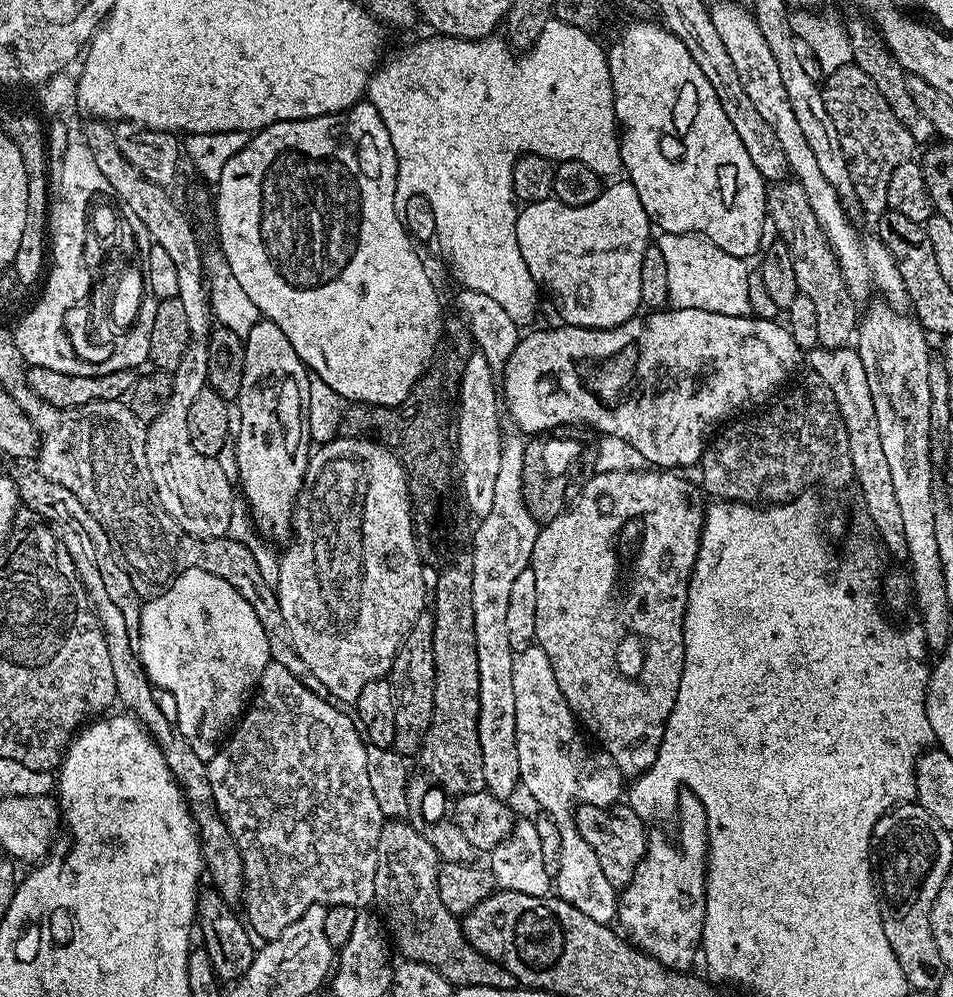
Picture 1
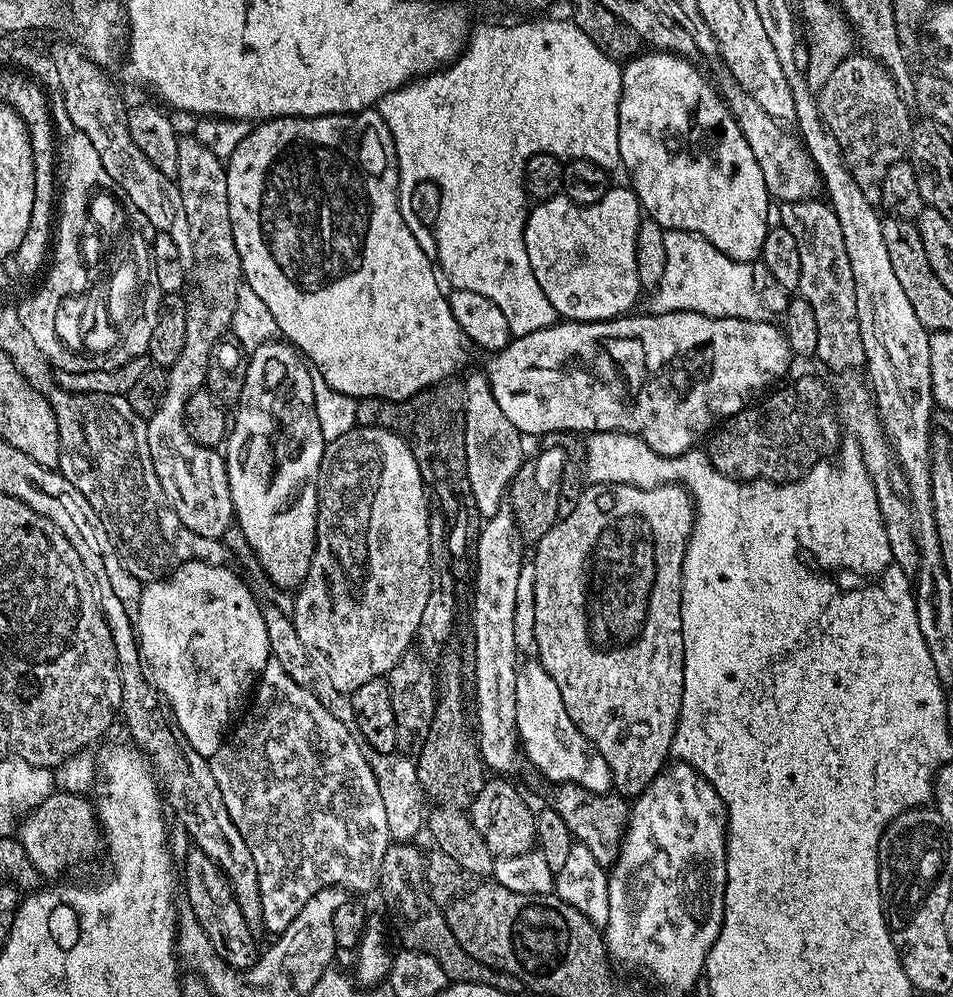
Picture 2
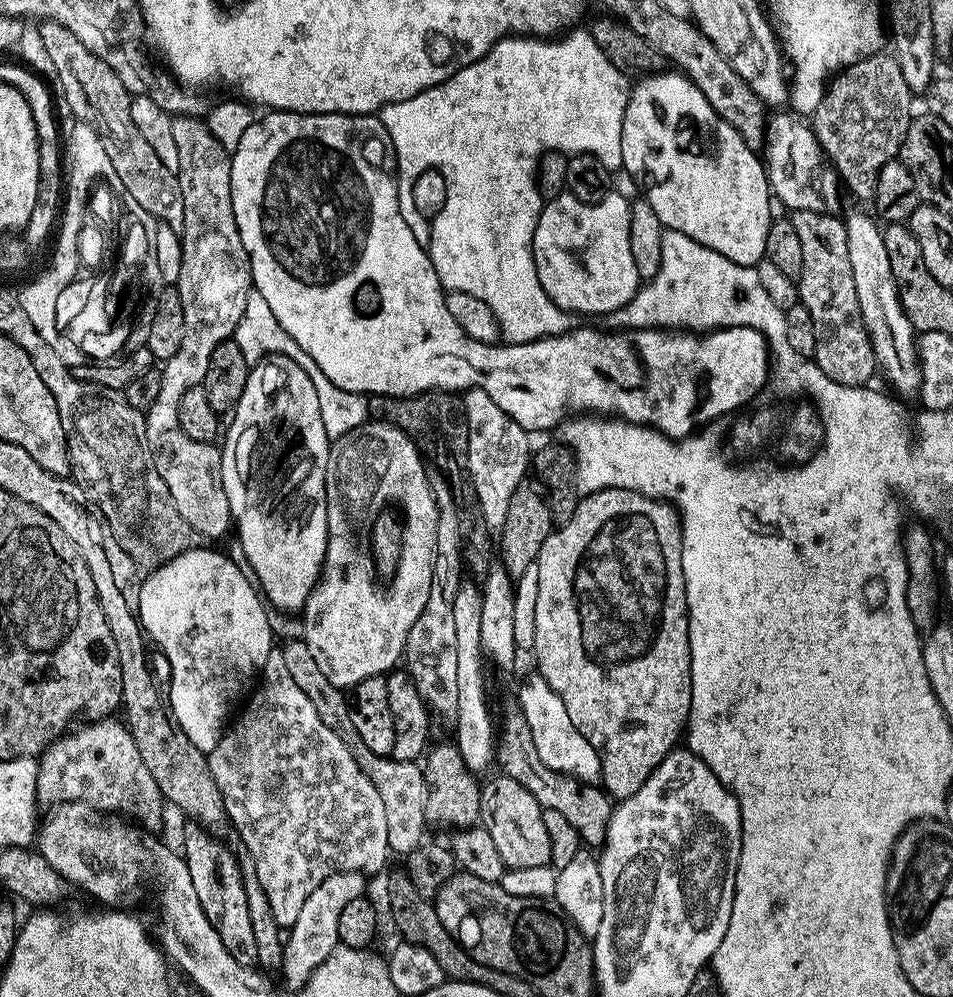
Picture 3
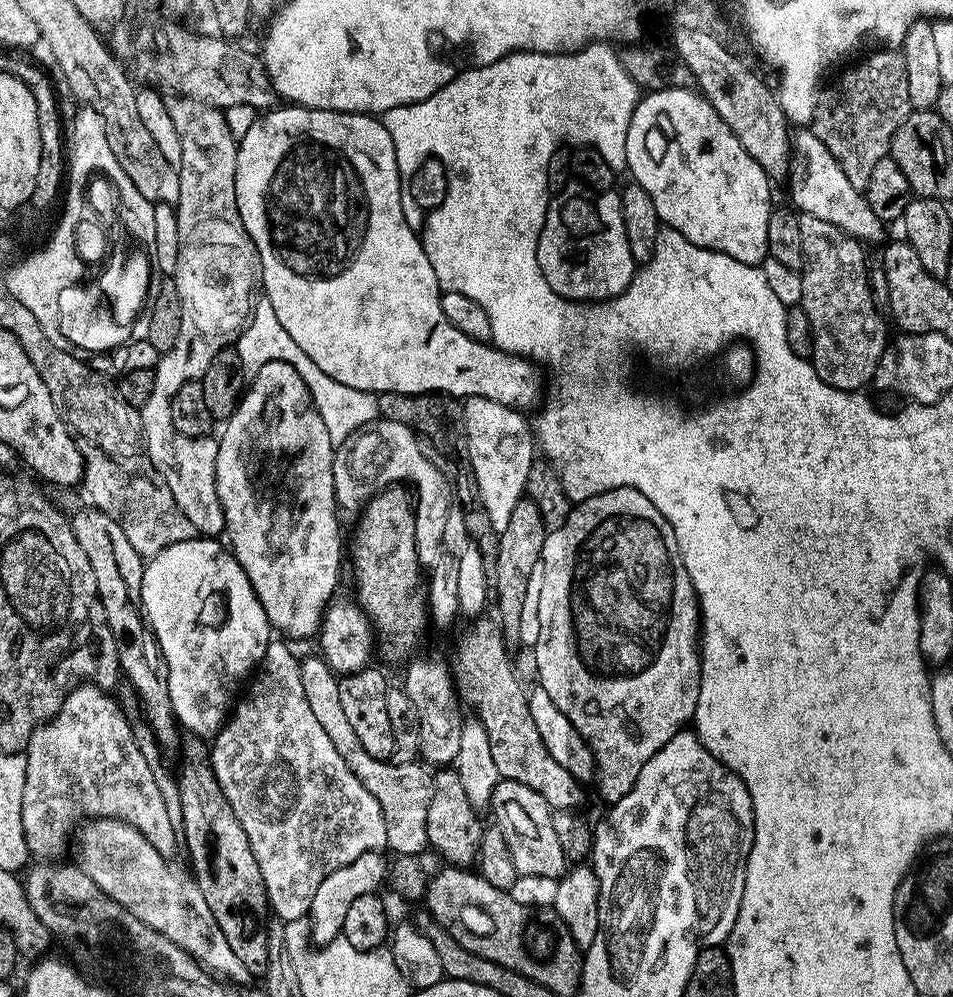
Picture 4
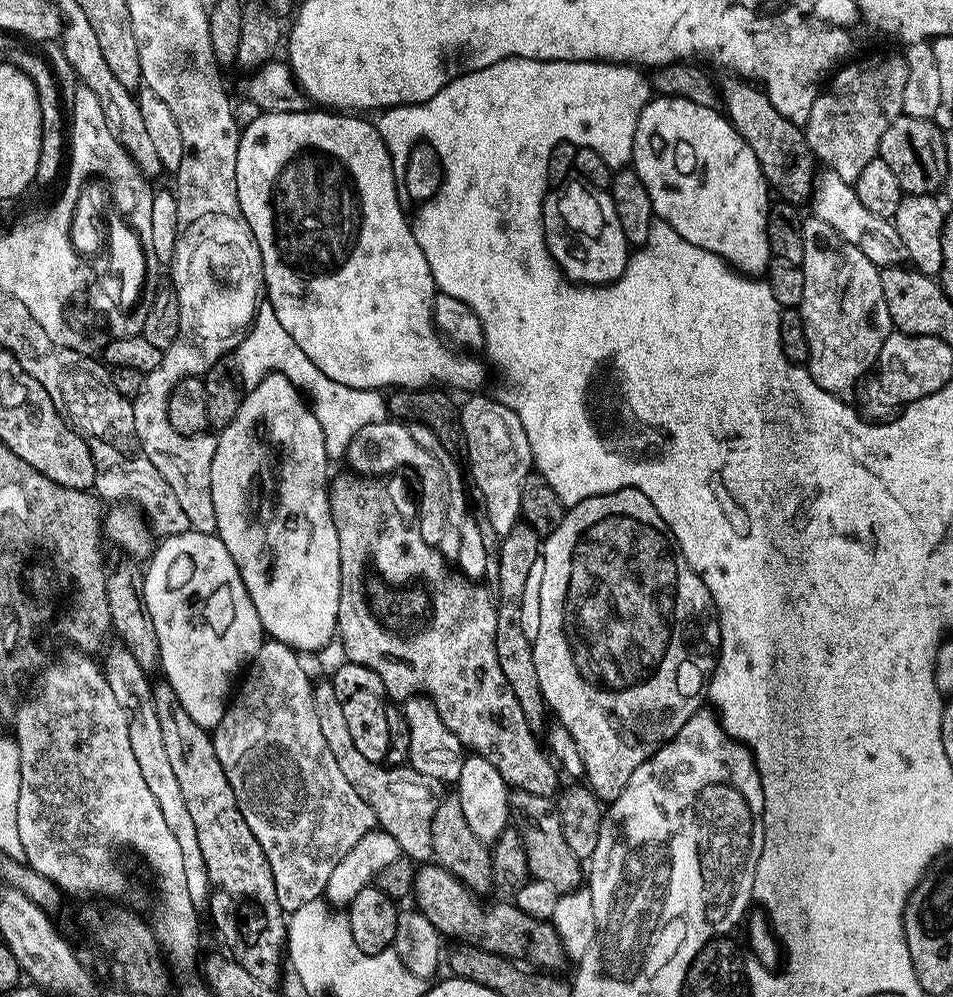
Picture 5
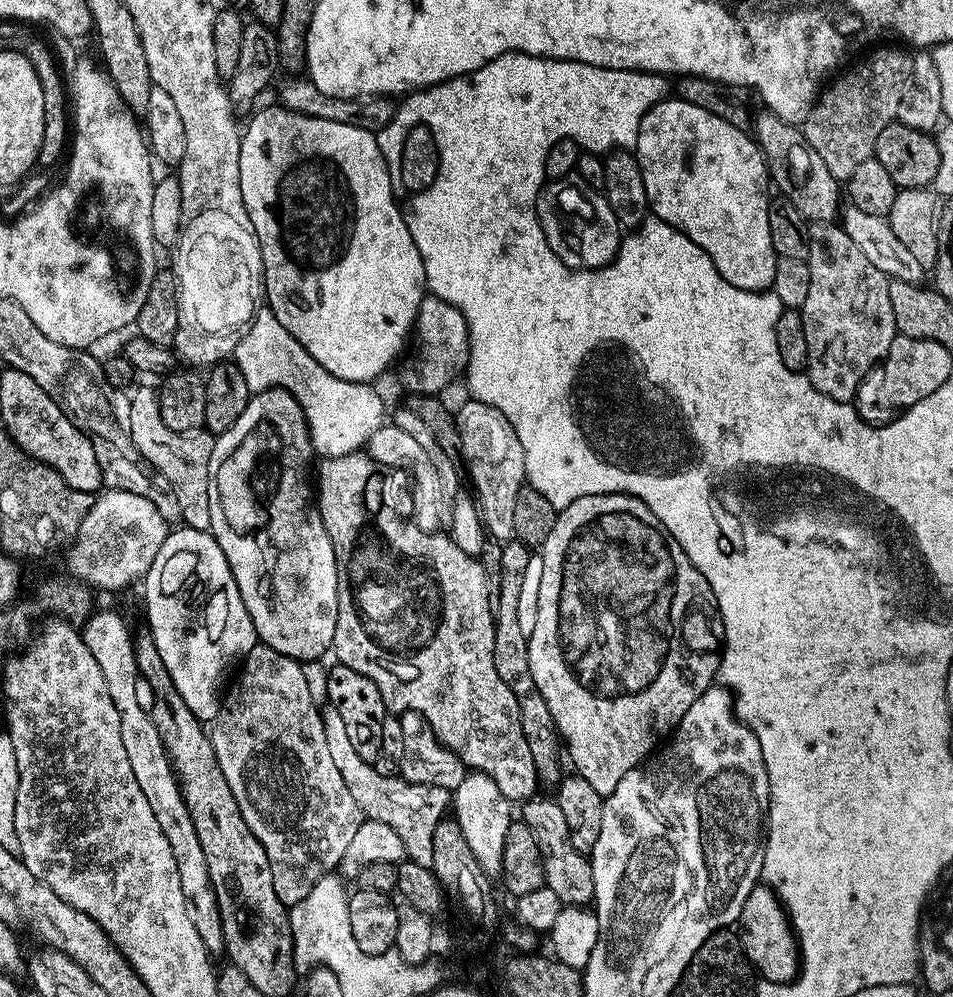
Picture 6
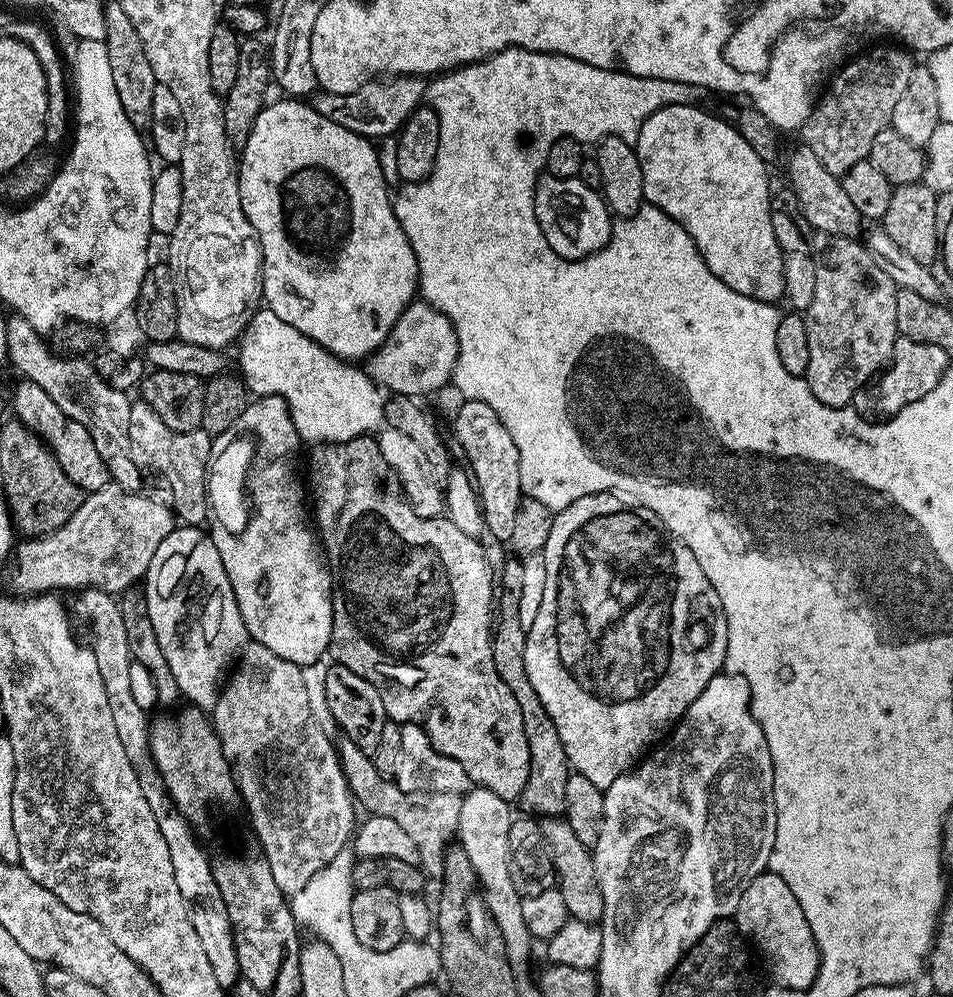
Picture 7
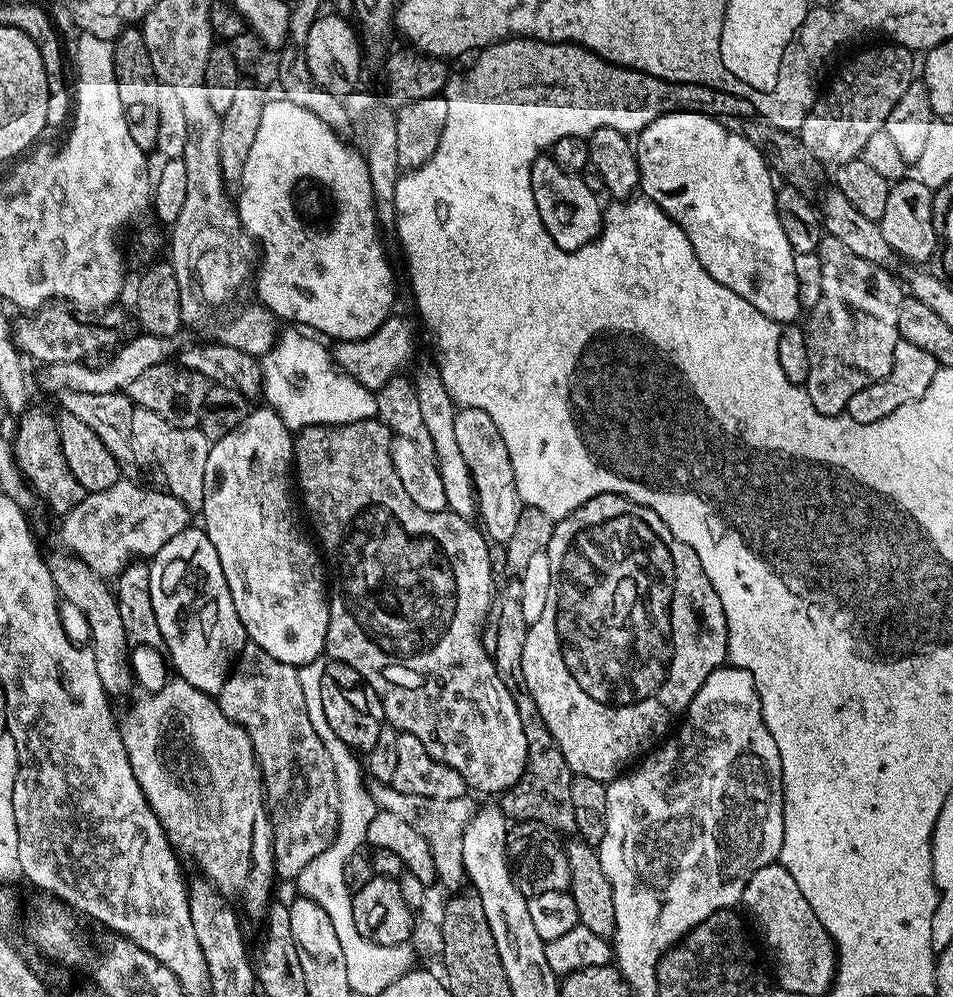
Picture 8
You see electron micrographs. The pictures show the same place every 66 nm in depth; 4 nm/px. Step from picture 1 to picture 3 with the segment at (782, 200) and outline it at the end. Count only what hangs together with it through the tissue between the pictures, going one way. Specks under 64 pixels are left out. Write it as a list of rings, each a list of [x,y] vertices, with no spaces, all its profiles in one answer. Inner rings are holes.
[[[802,210],[792,212],[790,219],[798,238],[802,242],[802,274],[798,281],[799,303],[804,304],[814,322],[817,350],[814,357],[816,365],[839,384],[859,388],[867,385],[872,375],[877,375],[878,365],[866,326],[862,322],[862,310],[858,306],[858,290],[854,288],[854,270],[850,270],[850,250],[846,250],[846,230],[839,215],[827,212]]]

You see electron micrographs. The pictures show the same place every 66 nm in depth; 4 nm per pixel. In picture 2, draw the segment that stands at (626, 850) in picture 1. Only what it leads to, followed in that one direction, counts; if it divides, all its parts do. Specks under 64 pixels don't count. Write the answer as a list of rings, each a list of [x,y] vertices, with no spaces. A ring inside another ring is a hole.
[[[560,782],[552,792],[550,806],[566,822],[573,841],[584,844],[594,854],[594,858],[605,870],[611,869],[620,853],[620,843],[624,841],[624,830],[628,826],[630,804],[625,797],[608,792],[591,792],[577,784]]]

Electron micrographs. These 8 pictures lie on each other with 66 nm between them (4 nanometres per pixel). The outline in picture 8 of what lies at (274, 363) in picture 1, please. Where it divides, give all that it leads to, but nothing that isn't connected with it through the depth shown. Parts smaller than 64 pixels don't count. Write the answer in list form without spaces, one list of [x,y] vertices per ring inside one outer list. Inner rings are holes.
[[[261,406],[261,408],[253,407],[249,411],[248,417],[237,426],[236,431],[226,434],[226,438],[215,441],[209,447],[206,458],[206,482],[204,483],[204,507],[202,509],[204,521],[202,524],[208,533],[210,542],[214,542],[214,550],[218,550],[218,562],[222,562],[222,574],[226,574],[226,586],[230,586],[230,598],[234,598],[234,610],[246,630],[248,640],[262,646],[262,650],[266,650],[266,654],[270,654],[270,658],[278,658],[278,662],[299,666],[319,660],[325,655],[324,643],[328,629],[329,597],[326,595],[326,568],[322,563],[321,553],[314,547],[311,539],[308,541],[300,533],[300,528],[296,525],[296,516],[292,513],[292,496],[294,500],[293,439],[293,429],[285,426],[282,418],[278,418],[276,411],[273,408]]]

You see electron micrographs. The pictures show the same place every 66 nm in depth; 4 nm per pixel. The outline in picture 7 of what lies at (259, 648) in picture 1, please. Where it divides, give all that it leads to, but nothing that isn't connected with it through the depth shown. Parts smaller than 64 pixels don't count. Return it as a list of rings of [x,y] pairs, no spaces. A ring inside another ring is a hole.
[[[176,526],[173,529],[158,546],[158,550],[155,550],[146,575],[148,585],[144,584],[142,591],[148,600],[154,634],[158,634],[158,646],[162,646],[162,654],[166,654],[166,662],[170,662],[170,670],[174,673],[174,682],[178,682],[181,697],[189,705],[201,710],[211,710],[216,707],[220,697],[221,681],[229,675],[230,669],[240,659],[240,653],[244,651],[250,637],[246,622],[242,622],[230,578],[226,578],[222,558],[211,535],[207,531],[200,531],[204,530],[196,526]]]

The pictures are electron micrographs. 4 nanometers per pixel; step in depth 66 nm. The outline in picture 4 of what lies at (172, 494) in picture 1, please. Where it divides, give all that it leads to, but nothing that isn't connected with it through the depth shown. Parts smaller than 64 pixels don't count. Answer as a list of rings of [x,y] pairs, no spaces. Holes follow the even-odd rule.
[[[172,98],[168,100],[168,109],[170,110],[170,118],[174,118],[174,130],[178,130],[178,138],[182,138],[182,162],[178,166],[180,174],[180,197],[175,204],[176,221],[178,222],[178,262],[174,279],[176,289],[178,290],[178,302],[182,306],[182,326],[178,330],[178,342],[174,342],[174,346],[170,346],[168,352],[161,355],[160,361],[156,363],[154,369],[154,390],[150,393],[150,398],[146,398],[144,405],[138,409],[140,413],[140,421],[142,422],[142,434],[144,435],[144,451],[146,453],[147,463],[151,464],[153,469],[166,480],[166,485],[170,486],[170,491],[174,494],[174,500],[178,504],[179,510],[190,518],[191,525],[194,530],[204,538],[216,538],[224,532],[224,511],[220,505],[218,498],[218,486],[216,485],[216,463],[218,462],[218,446],[219,439],[207,436],[187,436],[186,434],[178,434],[178,430],[174,430],[174,418],[170,418],[170,406],[174,402],[174,394],[178,394],[178,390],[182,390],[182,386],[191,380],[203,381],[206,370],[210,370],[210,362],[214,362],[214,358],[224,348],[235,345],[237,338],[241,332],[245,331],[246,325],[252,314],[252,305],[254,303],[254,295],[252,291],[258,288],[258,269],[260,266],[260,256],[256,253],[254,242],[246,234],[246,230],[242,226],[242,218],[238,214],[238,202],[236,201],[236,191],[234,190],[234,174],[236,173],[236,149],[238,141],[232,136],[229,126],[227,126],[226,118],[223,111],[219,108],[212,108],[210,105],[204,105],[202,102],[192,101],[183,98]]]

